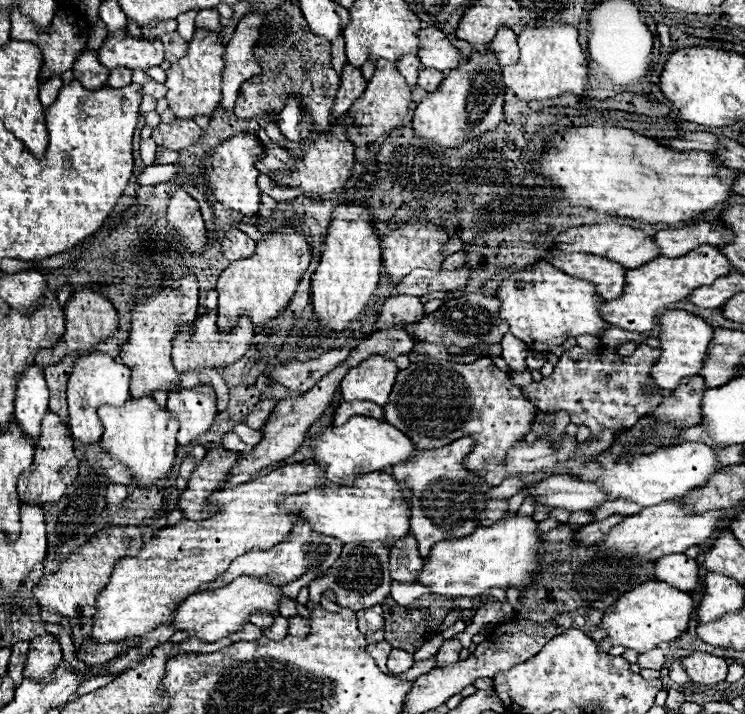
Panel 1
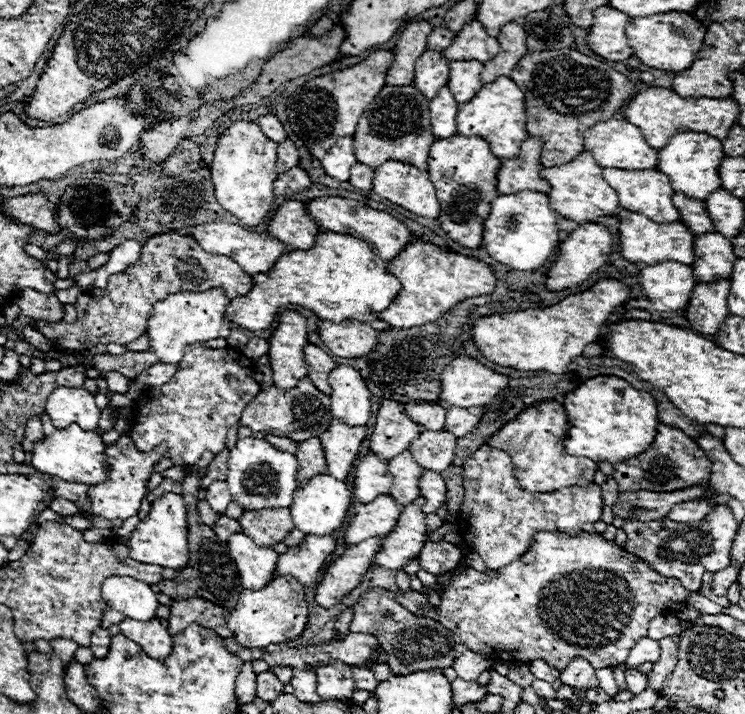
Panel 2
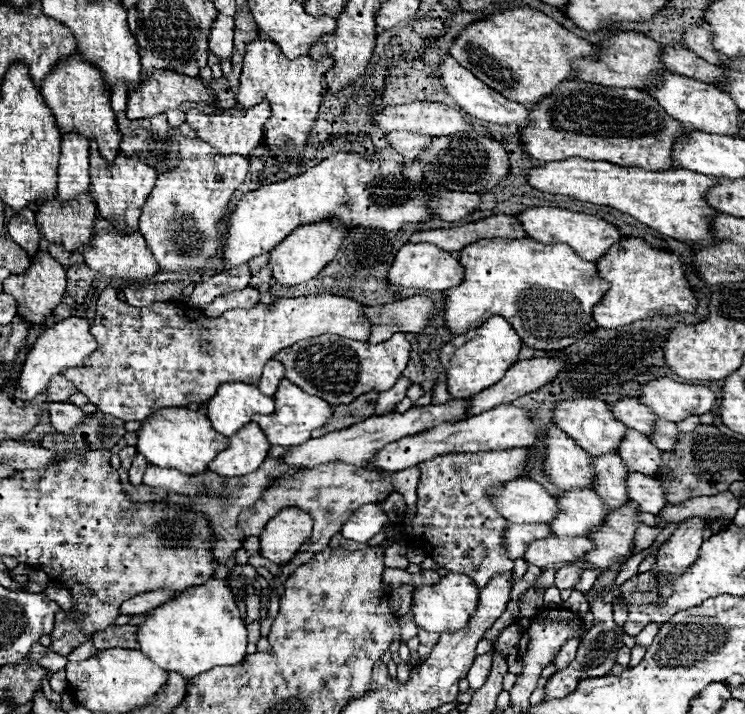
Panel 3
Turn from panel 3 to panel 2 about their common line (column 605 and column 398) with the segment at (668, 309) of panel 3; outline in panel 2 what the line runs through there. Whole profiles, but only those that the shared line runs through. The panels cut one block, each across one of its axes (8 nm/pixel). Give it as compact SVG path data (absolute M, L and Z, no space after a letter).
M412 242L408 246L410 248L404 248L400 256L388 262L388 270L402 284L400 296L396 296L386 312L378 312L378 318L388 322L392 328L414 328L434 322L466 298L494 292L496 276L490 264L456 252L444 252L430 242Z

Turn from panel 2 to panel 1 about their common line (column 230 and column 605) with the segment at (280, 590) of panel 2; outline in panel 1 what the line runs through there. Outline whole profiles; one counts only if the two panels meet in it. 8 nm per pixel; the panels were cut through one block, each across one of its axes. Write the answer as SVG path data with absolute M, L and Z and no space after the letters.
M648 582L640 584L638 588L632 588L632 592L626 592L624 596L618 598L618 602L604 610L600 628L608 632L608 636L612 638L612 646L648 652L652 648L658 648L660 644L676 640L688 628L692 610L694 600L686 592L680 592L664 582Z

